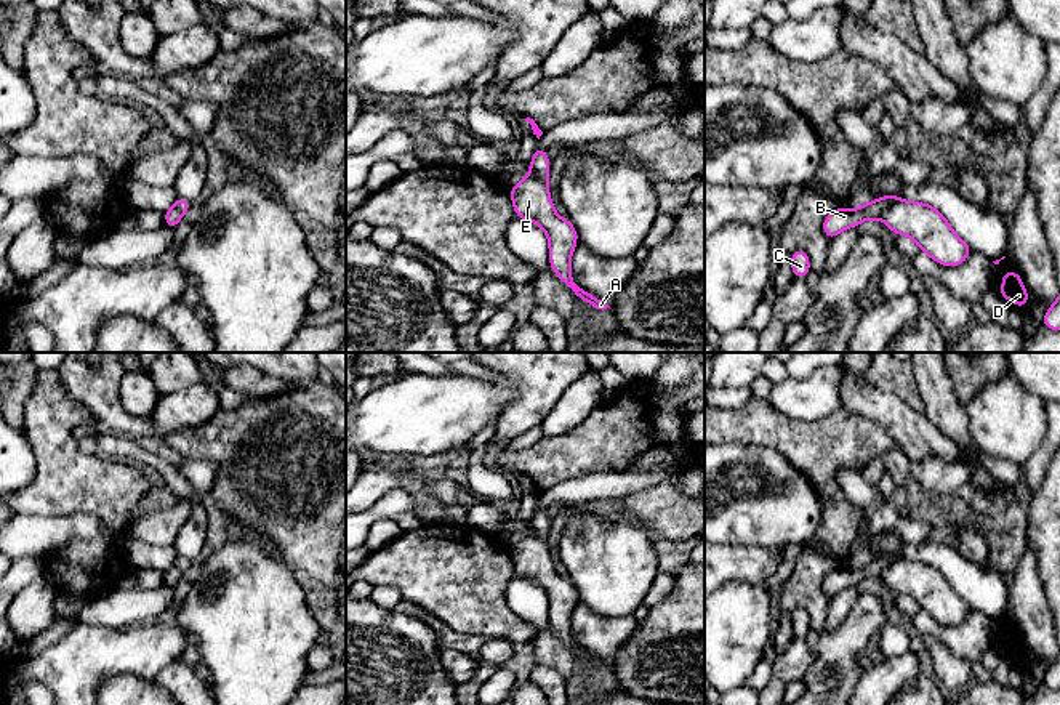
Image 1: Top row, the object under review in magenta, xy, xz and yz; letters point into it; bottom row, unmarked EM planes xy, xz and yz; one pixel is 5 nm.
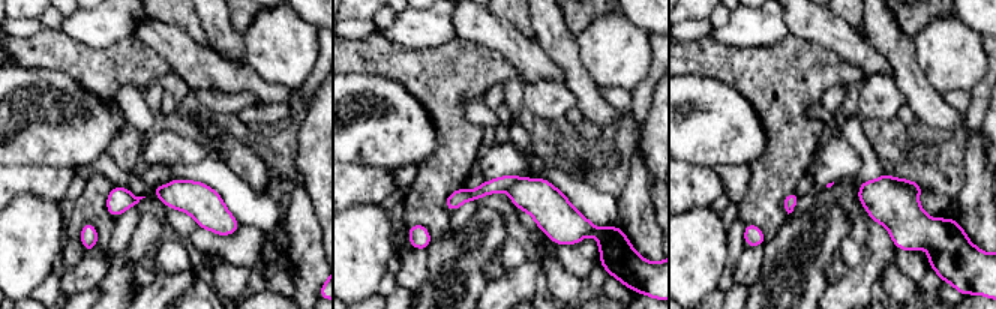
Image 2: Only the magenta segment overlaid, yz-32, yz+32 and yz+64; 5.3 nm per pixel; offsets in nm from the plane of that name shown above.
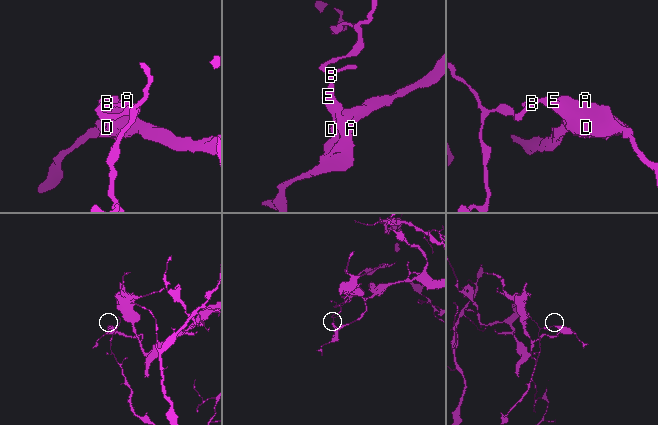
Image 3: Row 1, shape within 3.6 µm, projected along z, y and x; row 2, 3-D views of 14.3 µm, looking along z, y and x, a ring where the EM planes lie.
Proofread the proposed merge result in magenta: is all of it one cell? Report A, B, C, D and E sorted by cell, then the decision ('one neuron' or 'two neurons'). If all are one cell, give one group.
groups A D E / B C; two neurons

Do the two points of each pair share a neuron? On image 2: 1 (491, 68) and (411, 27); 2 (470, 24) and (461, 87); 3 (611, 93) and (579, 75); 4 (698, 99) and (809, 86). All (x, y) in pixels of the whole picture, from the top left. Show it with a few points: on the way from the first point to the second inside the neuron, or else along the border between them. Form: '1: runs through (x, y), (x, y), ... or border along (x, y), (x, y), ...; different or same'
1: border along (456, 35), (435, 47), (408, 48); different
2: border along (458, 35), (492, 48), (500, 54); different
3: border along (597, 87), (599, 93), (621, 113); different
4: border along (708, 77), (731, 84), (756, 111), (761, 122); different

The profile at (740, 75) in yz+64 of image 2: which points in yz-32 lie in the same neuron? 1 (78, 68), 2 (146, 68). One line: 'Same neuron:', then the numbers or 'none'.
Same neuron: 1, 2

